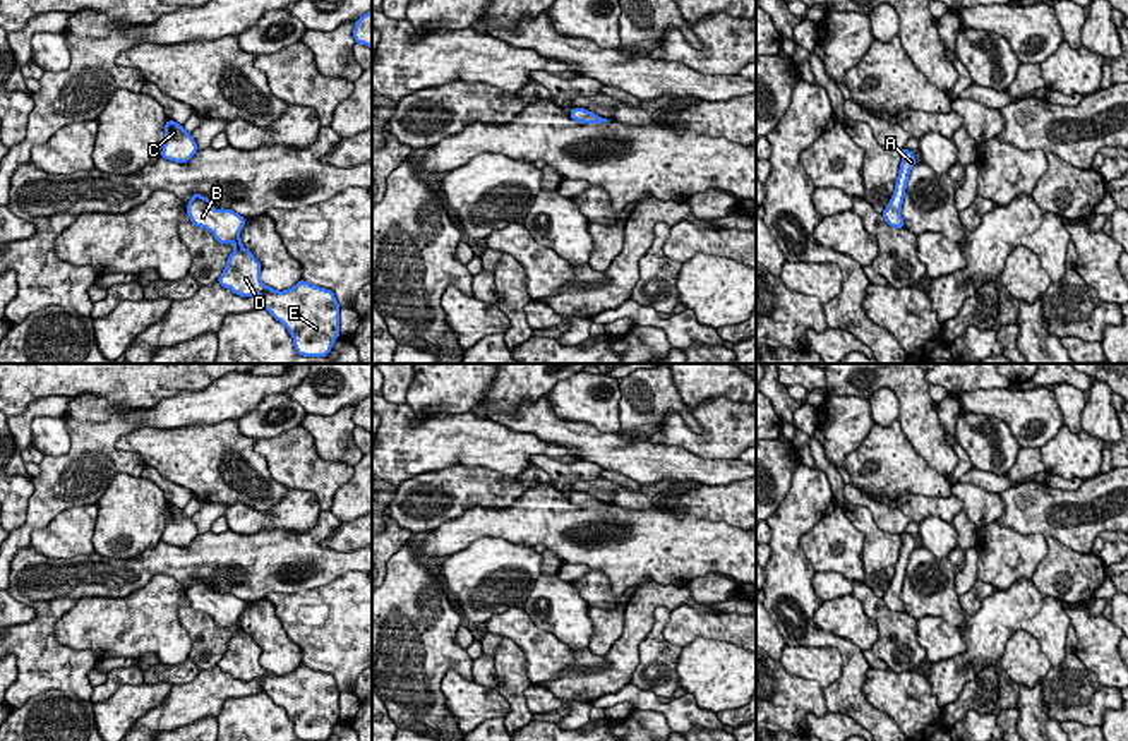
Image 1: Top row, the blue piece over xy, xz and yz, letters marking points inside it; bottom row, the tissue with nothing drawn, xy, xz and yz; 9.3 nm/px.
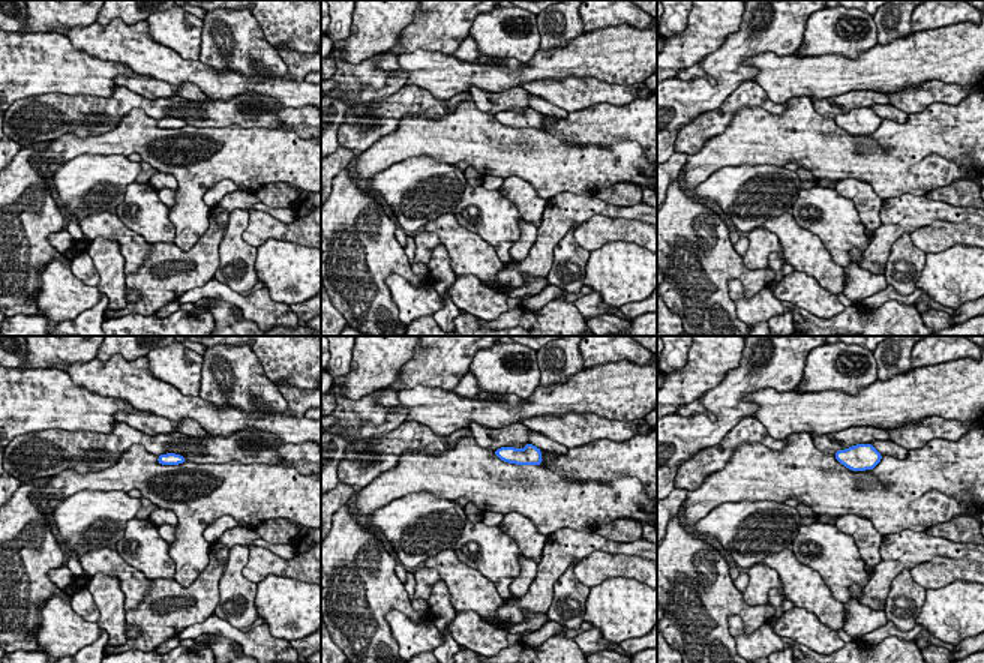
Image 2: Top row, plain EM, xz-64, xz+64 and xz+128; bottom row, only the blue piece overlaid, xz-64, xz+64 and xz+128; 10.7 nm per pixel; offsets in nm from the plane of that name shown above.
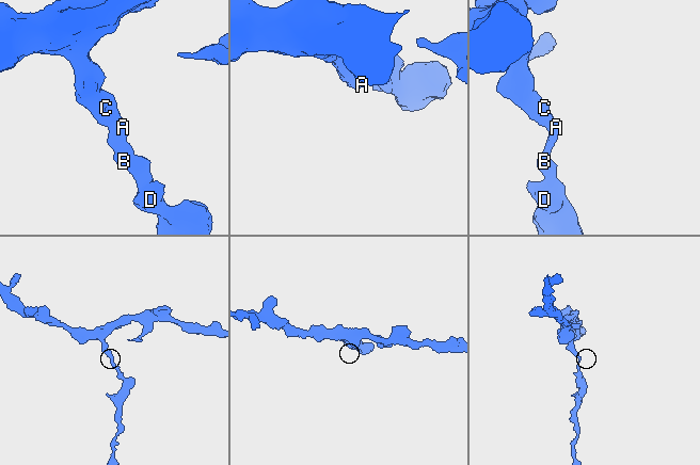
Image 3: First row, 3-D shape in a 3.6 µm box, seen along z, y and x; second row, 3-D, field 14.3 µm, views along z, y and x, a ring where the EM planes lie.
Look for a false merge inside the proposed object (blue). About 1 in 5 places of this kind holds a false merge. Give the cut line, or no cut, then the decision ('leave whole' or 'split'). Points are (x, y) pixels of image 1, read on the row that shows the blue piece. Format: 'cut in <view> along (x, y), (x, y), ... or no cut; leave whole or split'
no cut; leave whole

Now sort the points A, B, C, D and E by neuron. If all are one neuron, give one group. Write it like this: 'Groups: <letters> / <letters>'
Groups: A B C D E

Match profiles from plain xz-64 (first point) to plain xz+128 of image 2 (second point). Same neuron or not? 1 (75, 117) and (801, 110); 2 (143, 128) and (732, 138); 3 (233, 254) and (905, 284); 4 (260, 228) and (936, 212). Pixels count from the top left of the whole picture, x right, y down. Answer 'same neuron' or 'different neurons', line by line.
1: different neurons
2: same neuron
3: same neuron
4: different neurons

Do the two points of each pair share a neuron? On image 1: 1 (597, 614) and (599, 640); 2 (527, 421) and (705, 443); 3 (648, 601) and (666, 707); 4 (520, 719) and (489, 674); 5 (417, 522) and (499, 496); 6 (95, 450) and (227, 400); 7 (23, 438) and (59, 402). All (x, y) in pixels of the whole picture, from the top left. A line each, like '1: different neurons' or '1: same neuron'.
1: same neuron
2: different neurons
3: different neurons
4: different neurons
5: same neuron
6: same neuron
7: same neuron

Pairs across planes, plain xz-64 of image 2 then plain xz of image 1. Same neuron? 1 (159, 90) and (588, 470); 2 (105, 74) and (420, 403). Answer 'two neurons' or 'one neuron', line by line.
1: one neuron
2: two neurons

